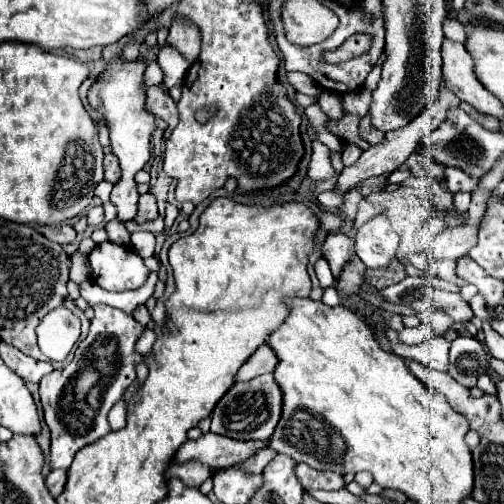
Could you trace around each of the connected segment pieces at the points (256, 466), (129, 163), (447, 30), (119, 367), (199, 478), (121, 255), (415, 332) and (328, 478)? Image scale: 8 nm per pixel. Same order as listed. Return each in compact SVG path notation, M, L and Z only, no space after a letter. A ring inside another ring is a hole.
M264 447L264 449L256 451L252 457L248 457L248 461L238 463L238 469L246 471L246 473L250 473L250 475L260 475L260 473L264 471L264 467L268 465L268 461L270 461L274 455L276 455L276 453L274 453L272 449Z
M122 55L114 57L106 69L96 77L92 87L88 89L88 103L94 111L98 111L108 127L110 133L110 149L118 157L122 177L114 185L110 201L118 209L120 221L130 221L136 217L136 203L138 203L138 191L134 175L150 161L150 137L156 129L156 115L146 109L146 85L144 85L144 61L126 61Z
M446 18L442 23L444 37L464 44L466 33L457 18Z
M94 305L94 319L84 341L76 347L74 359L60 371L48 373L40 381L40 399L44 419L50 427L50 467L68 469L74 455L110 433L108 411L122 399L124 391L136 379L136 365L144 363L144 357L134 349L142 337L144 327L132 315L108 305Z
M190 461L190 463L172 463L168 469L166 469L166 479L172 479L172 477L182 477L184 483L188 485L202 485L202 481L210 475L210 467L202 465L202 463L196 463L196 461Z
M104 241L88 255L92 267L92 281L106 291L138 289L146 283L150 269L132 247Z
M418 325L414 329L402 329L400 331L400 339L406 343L406 345L418 345L418 343L424 343L428 337L432 335L432 329L430 325Z
M296 463L296 477L302 483L302 487L306 491L310 489L326 489L326 491L334 491L334 489L342 489L344 487L344 479L340 473L332 473L332 471L316 471L304 463Z

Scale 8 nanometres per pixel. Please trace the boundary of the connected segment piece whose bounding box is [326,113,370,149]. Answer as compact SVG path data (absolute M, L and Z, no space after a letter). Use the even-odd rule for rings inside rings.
M344 113L342 119L334 121L334 119L328 119L326 127L330 133L334 133L342 143L354 143L358 145L360 149L368 149L370 143L364 141L360 137L360 131L358 131L358 125L360 125L360 117L358 115L352 115L352 113Z

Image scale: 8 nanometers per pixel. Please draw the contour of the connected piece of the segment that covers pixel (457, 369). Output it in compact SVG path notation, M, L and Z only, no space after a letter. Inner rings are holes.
M458 337L450 345L450 369L448 373L464 387L474 387L476 379L490 367L492 355L486 345L476 337Z

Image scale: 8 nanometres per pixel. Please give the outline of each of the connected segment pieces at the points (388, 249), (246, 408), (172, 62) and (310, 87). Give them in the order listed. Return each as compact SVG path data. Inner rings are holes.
M384 215L372 217L358 233L356 233L356 253L362 263L370 269L384 269L396 257L400 245L400 237L392 231L390 221Z
M272 373L236 383L214 407L214 433L238 441L268 441L280 419L280 401L280 389Z
M168 41L158 51L158 63L164 71L164 81L162 83L164 83L166 89L170 89L176 83L182 83L188 67L190 67L190 61Z
M287 72L289 83L299 93L308 96L317 96L323 89L311 77L302 72Z

